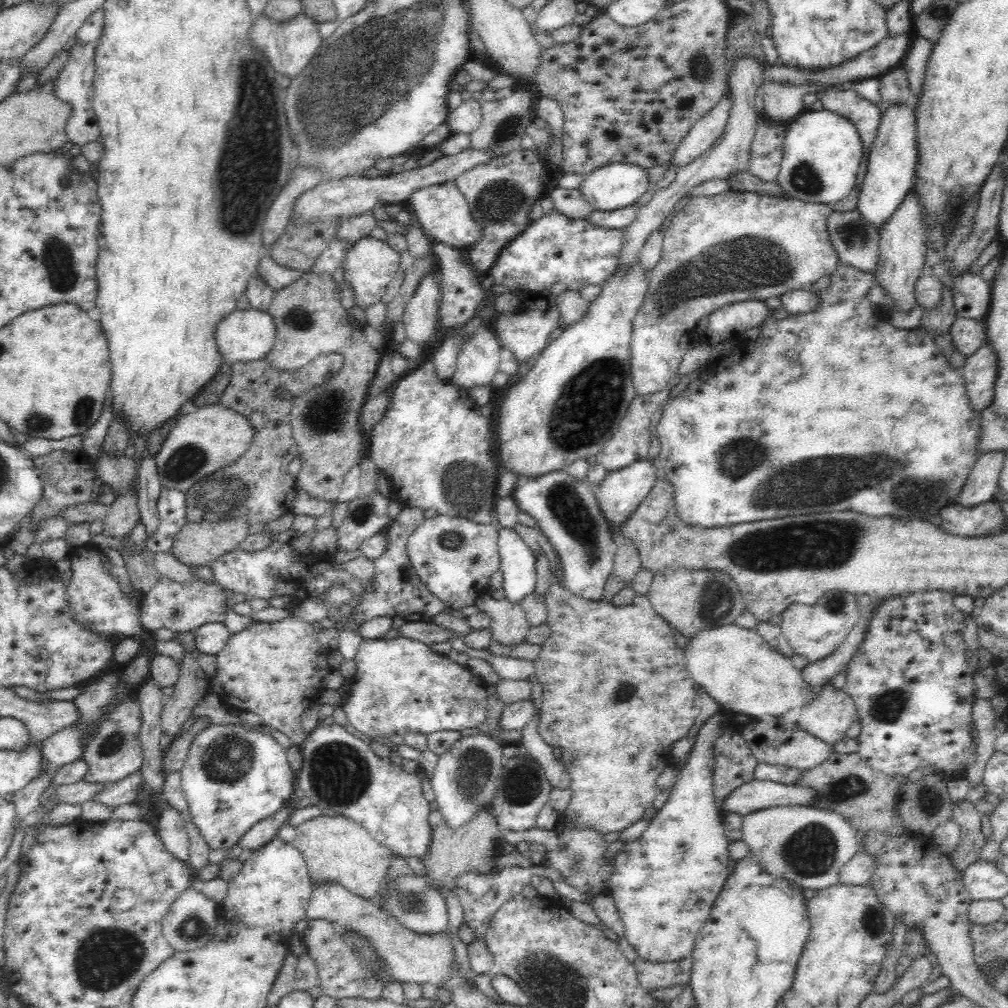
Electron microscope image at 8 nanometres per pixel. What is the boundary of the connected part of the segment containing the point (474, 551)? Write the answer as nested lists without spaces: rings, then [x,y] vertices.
[[[440,514],[424,519],[410,534],[408,558],[428,590],[444,601],[446,610],[458,610],[485,594],[488,579],[499,570],[498,539],[499,533],[491,523],[476,524]]]

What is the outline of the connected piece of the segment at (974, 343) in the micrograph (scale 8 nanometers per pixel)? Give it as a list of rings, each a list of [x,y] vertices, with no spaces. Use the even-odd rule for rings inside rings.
[[[957,316],[949,328],[953,344],[967,357],[987,344],[986,320]]]

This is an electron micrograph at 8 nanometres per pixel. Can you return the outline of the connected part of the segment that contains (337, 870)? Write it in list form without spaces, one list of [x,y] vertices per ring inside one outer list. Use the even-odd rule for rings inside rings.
[[[321,815],[300,824],[296,828],[296,838],[293,840],[292,845],[304,857],[309,879],[313,884],[339,884],[342,888],[364,899],[371,899],[379,895],[387,868],[394,857],[389,848],[376,841],[360,824],[344,816]]]

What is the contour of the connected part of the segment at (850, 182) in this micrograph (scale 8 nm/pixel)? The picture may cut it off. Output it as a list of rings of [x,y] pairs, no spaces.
[[[806,109],[787,123],[778,184],[792,199],[834,206],[855,189],[864,150],[852,120],[826,109]]]

